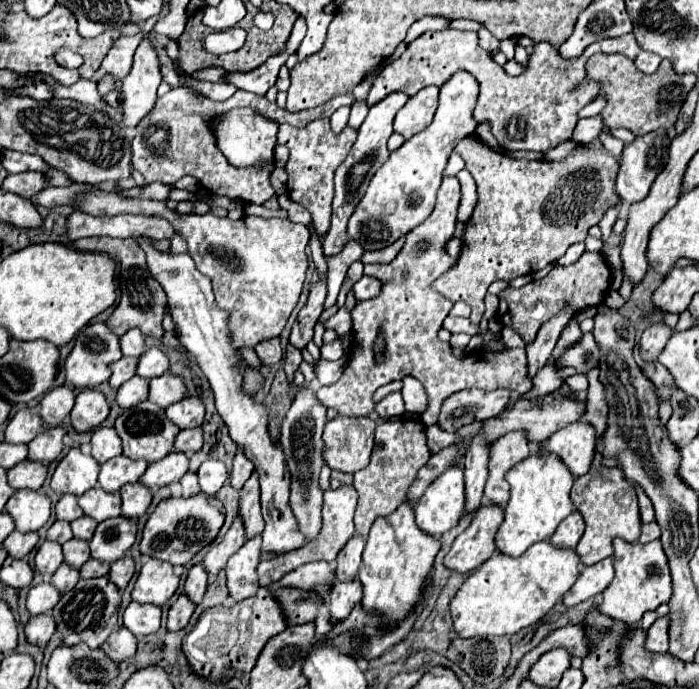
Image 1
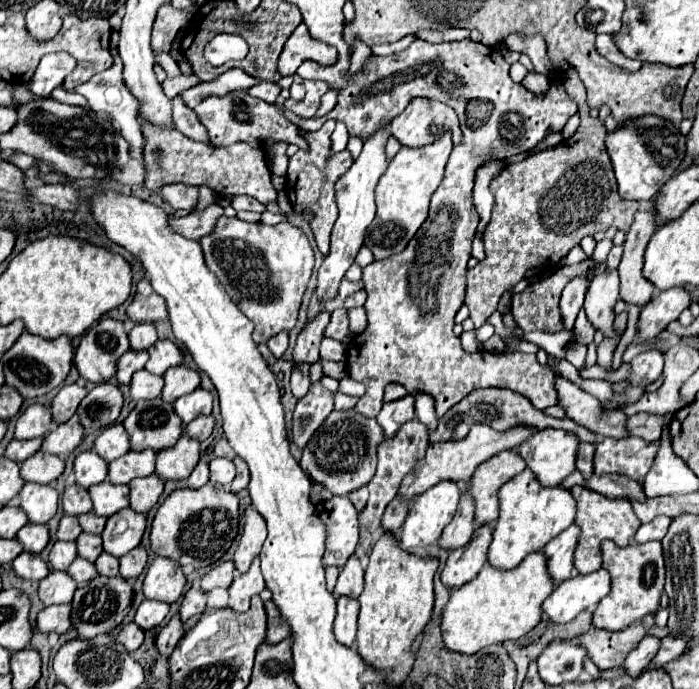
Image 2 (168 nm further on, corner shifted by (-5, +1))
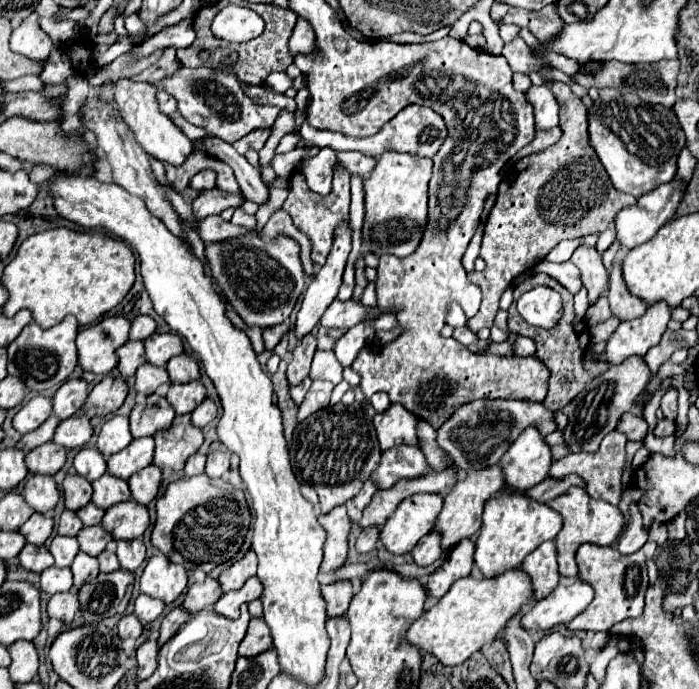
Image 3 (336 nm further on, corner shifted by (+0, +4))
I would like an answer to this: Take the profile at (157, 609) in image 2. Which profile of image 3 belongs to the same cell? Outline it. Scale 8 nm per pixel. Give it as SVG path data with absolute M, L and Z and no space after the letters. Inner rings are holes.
M138 595L136 603L134 603L134 615L142 623L150 623L164 611L164 607L166 607L166 603L160 599L154 599L150 595Z

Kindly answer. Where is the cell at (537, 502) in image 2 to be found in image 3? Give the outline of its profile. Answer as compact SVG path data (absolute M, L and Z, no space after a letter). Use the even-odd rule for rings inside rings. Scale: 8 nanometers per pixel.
M498 493L490 497L484 505L482 527L476 539L474 565L484 577L502 575L508 569L522 565L524 557L558 535L562 527L562 517L554 513L548 505L538 505L536 501L526 501L522 493Z

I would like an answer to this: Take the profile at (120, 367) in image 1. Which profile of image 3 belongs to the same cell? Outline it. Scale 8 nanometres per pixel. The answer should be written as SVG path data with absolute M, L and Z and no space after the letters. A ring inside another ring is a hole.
M128 341L128 343L124 343L124 345L118 349L118 357L120 357L120 363L118 363L120 375L122 375L122 377L134 375L136 369L138 369L142 363L146 363L142 341Z

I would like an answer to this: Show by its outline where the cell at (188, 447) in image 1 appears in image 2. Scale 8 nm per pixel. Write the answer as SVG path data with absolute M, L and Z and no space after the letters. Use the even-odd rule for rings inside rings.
M199 416L197 420L193 420L191 424L185 426L185 434L197 442L203 442L211 436L211 430L213 430L213 416Z

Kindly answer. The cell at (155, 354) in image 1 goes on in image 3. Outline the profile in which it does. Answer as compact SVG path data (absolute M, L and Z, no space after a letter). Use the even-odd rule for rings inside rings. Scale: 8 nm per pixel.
M154 333L144 341L146 359L154 365L166 365L170 357L184 351L182 339L176 333Z

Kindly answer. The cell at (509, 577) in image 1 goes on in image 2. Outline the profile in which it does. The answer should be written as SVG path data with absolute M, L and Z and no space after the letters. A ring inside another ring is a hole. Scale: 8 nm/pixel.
M541 550L531 552L523 564L511 570L487 564L475 580L463 584L455 594L451 594L441 618L443 642L449 650L473 654L489 644L517 640L541 622L541 606L553 590L555 582L547 570L547 556Z

